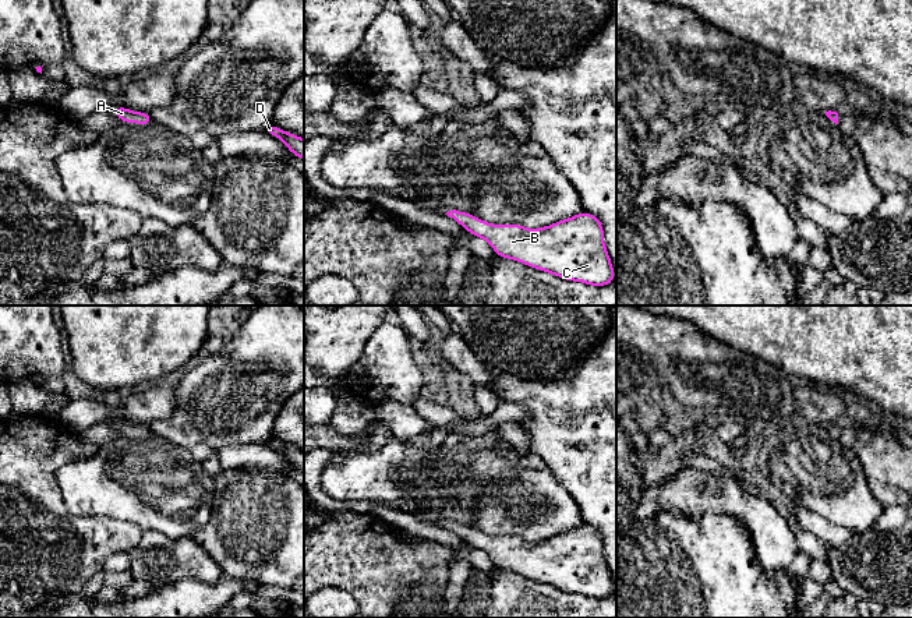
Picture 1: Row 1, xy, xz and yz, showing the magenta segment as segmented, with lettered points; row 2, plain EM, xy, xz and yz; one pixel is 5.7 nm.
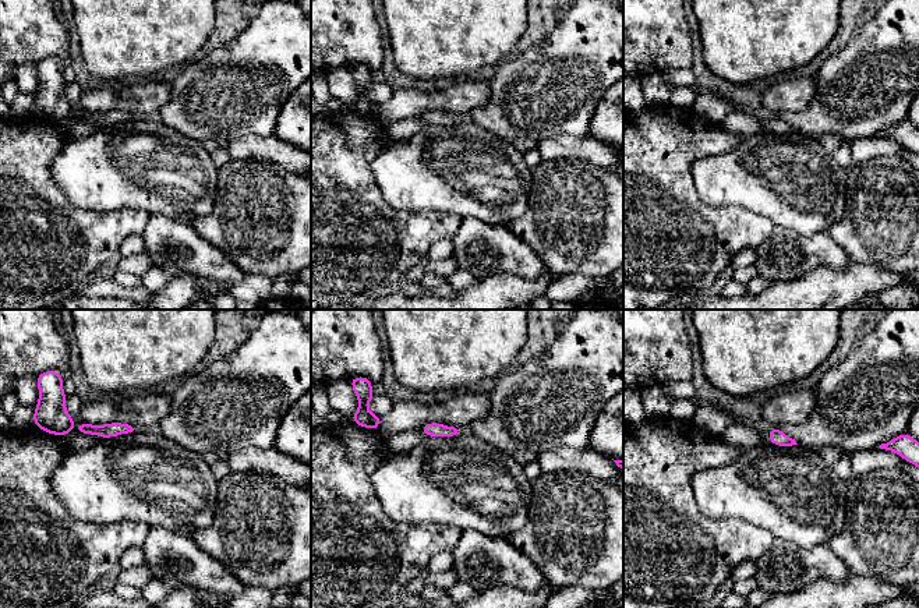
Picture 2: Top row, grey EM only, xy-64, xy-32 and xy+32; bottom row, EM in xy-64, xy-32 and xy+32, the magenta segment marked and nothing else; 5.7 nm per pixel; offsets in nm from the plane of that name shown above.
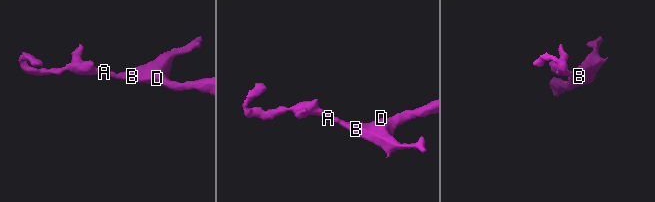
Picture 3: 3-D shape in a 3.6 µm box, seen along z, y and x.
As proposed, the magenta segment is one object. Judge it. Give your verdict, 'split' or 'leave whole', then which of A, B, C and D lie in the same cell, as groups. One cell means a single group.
leave whole; groups A B C D

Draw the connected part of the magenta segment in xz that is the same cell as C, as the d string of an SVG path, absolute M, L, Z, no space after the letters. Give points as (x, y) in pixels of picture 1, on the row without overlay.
M456 522L446 527L488 554L498 569L587 598L614 594L602 536L586 523L534 543L522 537L492 537Z

